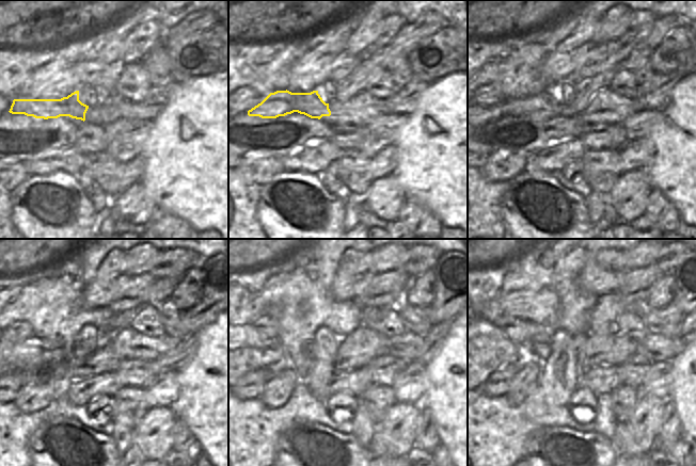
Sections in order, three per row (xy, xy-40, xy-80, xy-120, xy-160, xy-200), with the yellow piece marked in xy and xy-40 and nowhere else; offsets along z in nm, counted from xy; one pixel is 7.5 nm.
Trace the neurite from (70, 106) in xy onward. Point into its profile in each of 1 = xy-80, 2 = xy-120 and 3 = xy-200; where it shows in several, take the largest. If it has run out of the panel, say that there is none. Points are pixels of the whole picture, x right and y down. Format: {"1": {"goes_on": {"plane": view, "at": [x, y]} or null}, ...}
{"1": {"goes_on": {"plane": "xy-80", "at": [586, 90]}}, "2": {"goes_on": {"plane": "xy-120", "at": [11, 355]}}, "3": {"goes_on": {"plane": "xy-200", "at": [489, 350]}}}

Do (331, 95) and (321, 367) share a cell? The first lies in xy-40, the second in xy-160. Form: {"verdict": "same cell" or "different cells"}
{"verdict": "same cell"}

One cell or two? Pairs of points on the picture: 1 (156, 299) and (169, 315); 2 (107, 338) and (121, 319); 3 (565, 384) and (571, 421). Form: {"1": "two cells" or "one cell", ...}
{"1": "two cells", "2": "one cell", "3": "two cells"}

